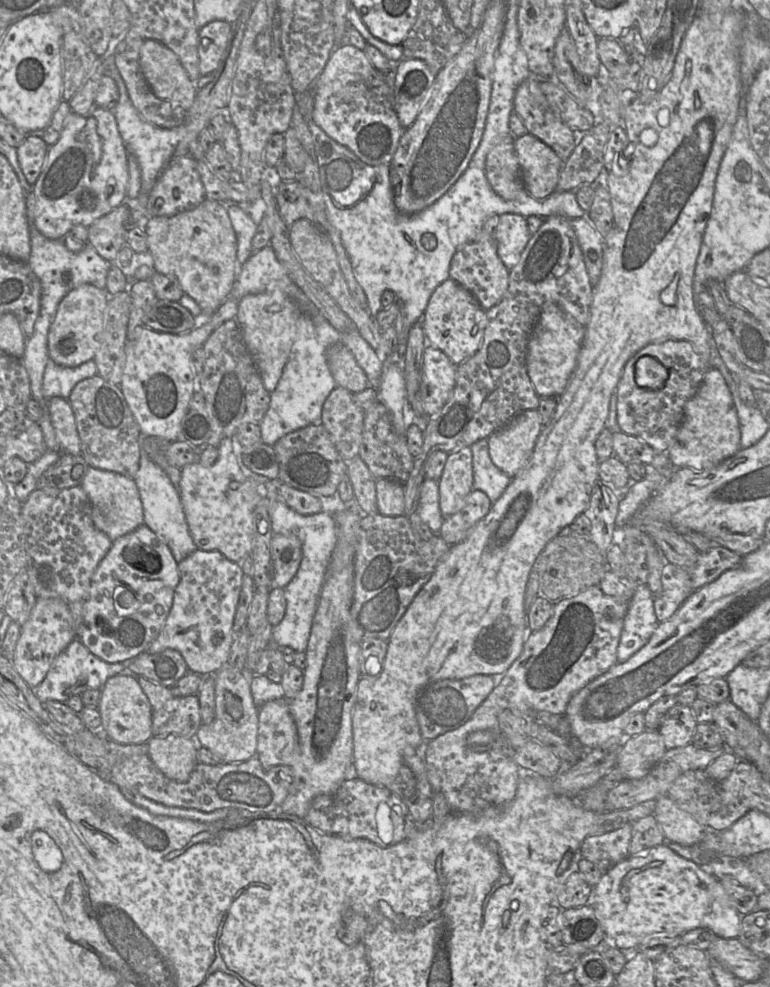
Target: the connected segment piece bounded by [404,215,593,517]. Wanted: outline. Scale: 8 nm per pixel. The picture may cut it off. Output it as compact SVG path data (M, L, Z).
M553 215L544 219L539 230L532 235L526 245L519 263L509 272L509 286L499 303L486 311L484 337L477 352L456 368L456 383L448 401L439 413L423 422L423 446L418 457L414 459L409 478L404 484L405 510L409 517L416 512L420 488L425 477L426 464L436 451L447 453L469 447L476 441L488 438L493 432L505 426L517 414L538 409L540 396L536 393L527 371L528 342L545 303L554 302L564 312L582 326L590 319L590 306L593 286L586 269L583 253L571 225L571 219L562 215Z

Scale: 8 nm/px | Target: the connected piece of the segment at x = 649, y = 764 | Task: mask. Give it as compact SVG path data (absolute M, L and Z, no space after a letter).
M644 730L632 738L625 738L619 749L616 766L624 779L644 778L666 752L658 730Z

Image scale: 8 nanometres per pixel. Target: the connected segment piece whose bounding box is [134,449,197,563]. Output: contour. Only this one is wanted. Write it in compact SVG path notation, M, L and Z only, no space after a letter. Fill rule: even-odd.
M142 449L139 470L134 480L143 506L144 524L167 544L176 562L181 562L197 547L189 532L179 492L165 471L155 464Z

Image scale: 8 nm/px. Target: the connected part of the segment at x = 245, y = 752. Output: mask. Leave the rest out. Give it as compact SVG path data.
M229 666L215 675L215 717L209 724L201 724L195 741L216 754L222 763L237 763L256 756L258 737L258 708L251 694L251 679L242 671Z

